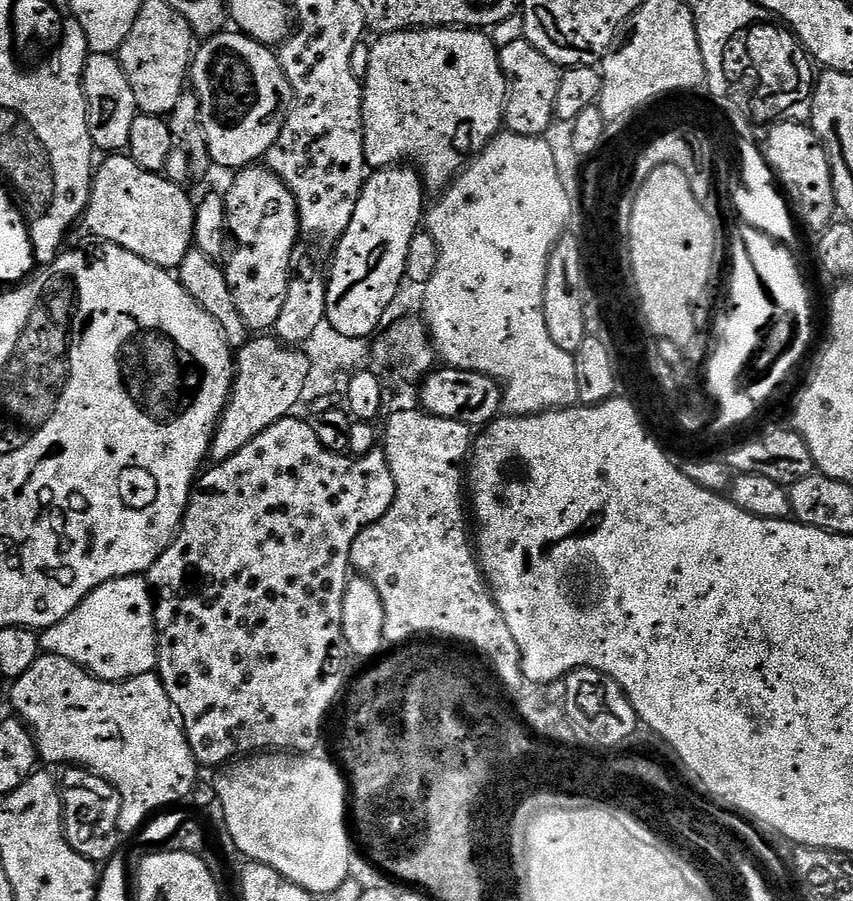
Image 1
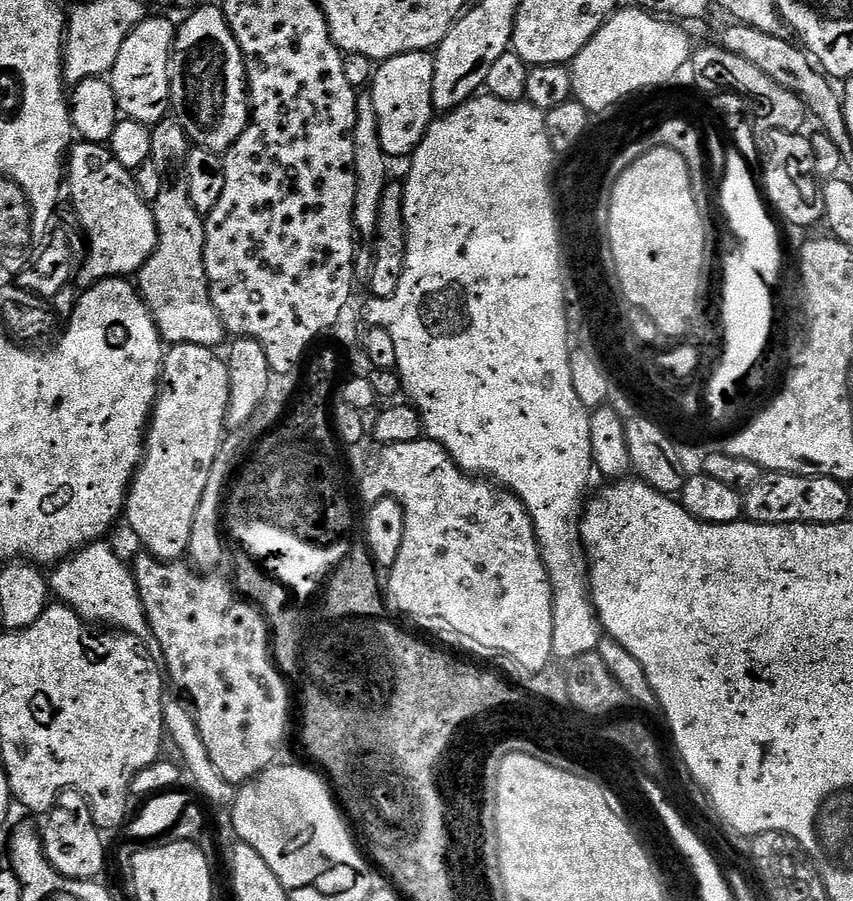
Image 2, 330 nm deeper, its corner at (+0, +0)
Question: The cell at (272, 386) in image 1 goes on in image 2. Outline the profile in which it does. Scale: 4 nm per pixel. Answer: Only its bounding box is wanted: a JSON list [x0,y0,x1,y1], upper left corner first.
[126,344,230,562]

